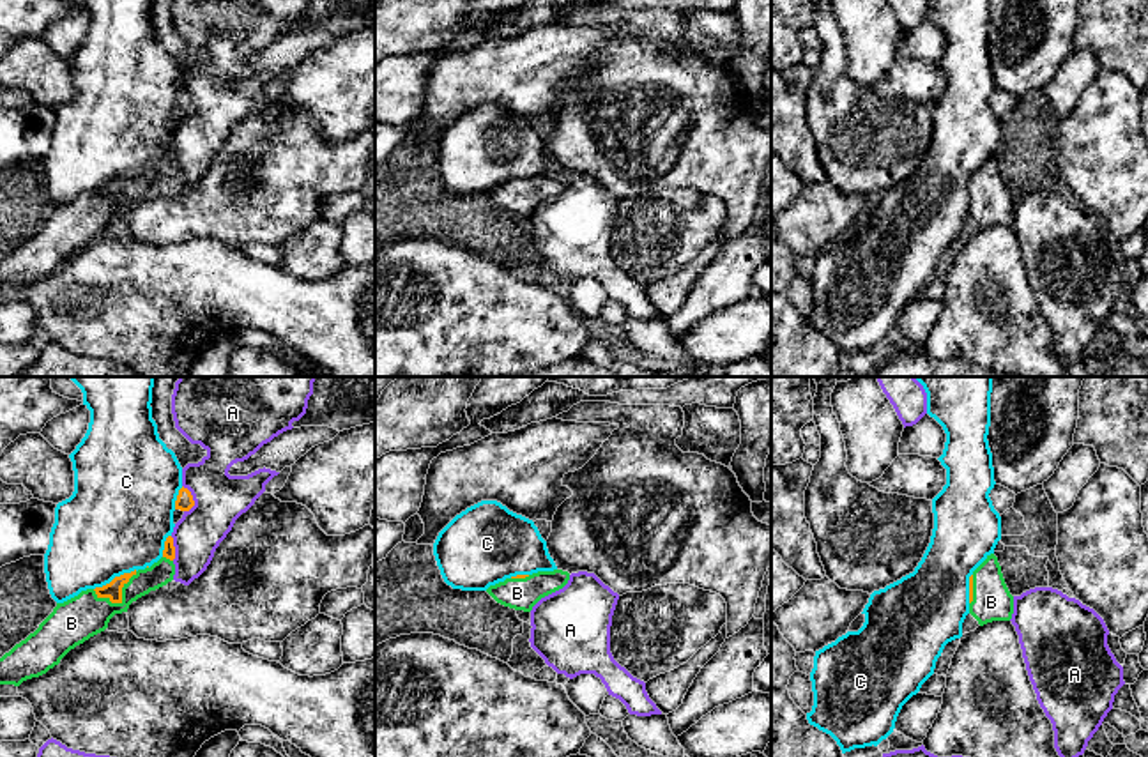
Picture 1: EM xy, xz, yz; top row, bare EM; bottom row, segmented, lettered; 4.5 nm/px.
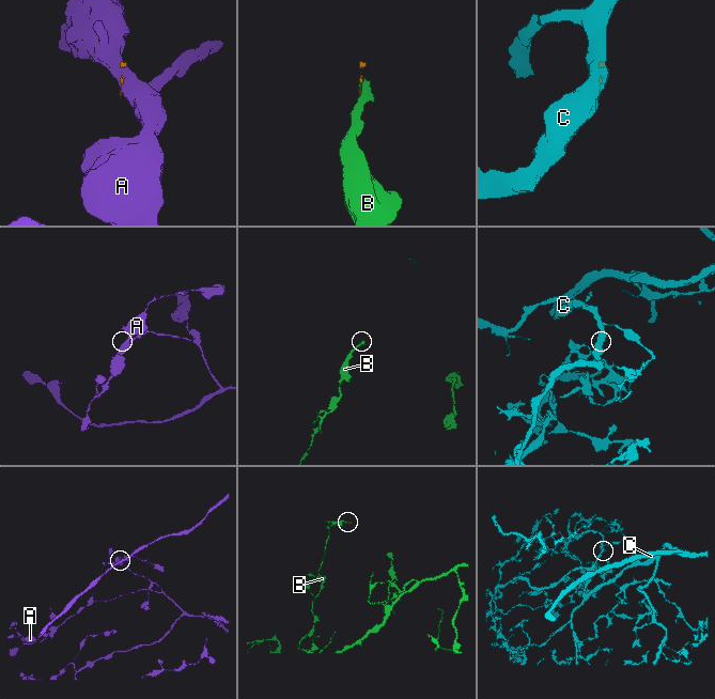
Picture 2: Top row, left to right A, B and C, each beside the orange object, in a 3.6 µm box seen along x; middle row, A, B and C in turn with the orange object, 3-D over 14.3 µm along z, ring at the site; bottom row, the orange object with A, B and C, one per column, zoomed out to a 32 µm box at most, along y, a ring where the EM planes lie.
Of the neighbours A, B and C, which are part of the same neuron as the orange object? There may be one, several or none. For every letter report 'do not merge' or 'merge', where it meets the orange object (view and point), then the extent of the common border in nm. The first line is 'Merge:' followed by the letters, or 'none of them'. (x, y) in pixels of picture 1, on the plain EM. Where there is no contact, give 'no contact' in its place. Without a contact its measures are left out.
Merge: B
A: do not merge; meets orange in xy at (191, 103); contact 130 nm long
B: merge; meets orange in xy at (121, 204); contact 220 nm long
C: do not merge; meets orange in xy at (115, 181); contact 220 nm long

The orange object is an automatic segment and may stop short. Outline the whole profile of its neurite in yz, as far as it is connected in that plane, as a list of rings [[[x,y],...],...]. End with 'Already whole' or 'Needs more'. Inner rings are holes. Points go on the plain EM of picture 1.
[[[994,157],[987,159],[969,180],[969,218],[980,230],[1012,223],[1014,200],[1005,187],[1001,170]]]. Needs more

